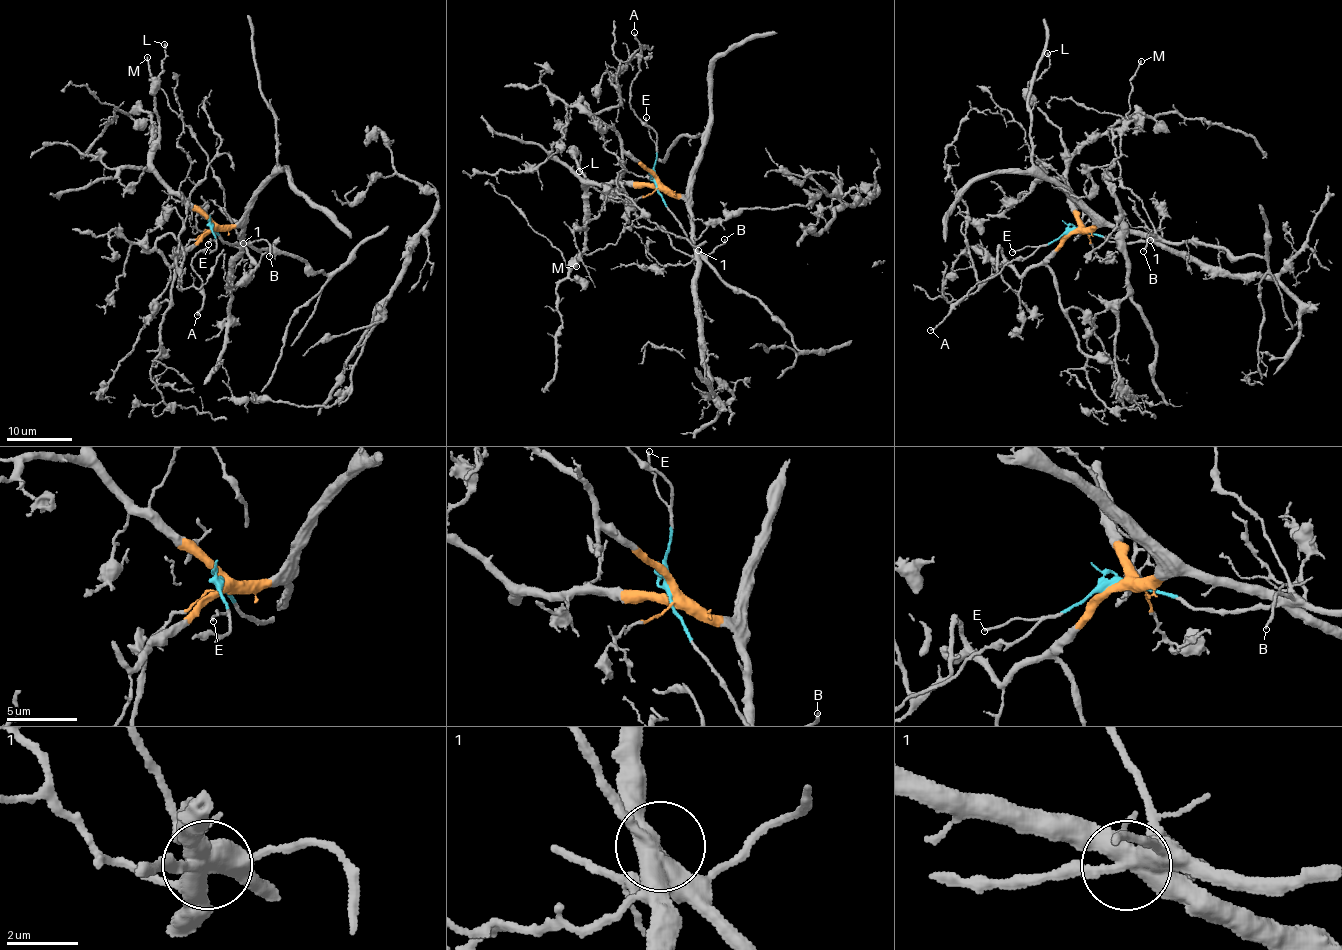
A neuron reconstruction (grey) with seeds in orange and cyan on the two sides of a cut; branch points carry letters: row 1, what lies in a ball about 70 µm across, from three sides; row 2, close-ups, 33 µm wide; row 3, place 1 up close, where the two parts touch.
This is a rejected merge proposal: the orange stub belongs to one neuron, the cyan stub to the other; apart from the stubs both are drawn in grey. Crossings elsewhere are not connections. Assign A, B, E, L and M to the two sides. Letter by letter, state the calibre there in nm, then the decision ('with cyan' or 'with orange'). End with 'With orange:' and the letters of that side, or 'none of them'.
A: 200 nm thick; with cyan
B: 190 nm thick; with cyan
E: 170 nm thick; with cyan
L: 280 nm thick; with orange
M: 220 nm thick; with cyan
With orange: L

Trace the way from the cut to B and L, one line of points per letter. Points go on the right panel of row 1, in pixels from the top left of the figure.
B: (1075, 231), (1088, 231), (1110, 242), (1137, 243), (1156, 238), (1150, 234), (1144, 252)
L: (1075, 231), (1078, 228), (1060, 130), (1035, 104), (1029, 87), (1050, 66), (1050, 56), (1046, 53)

